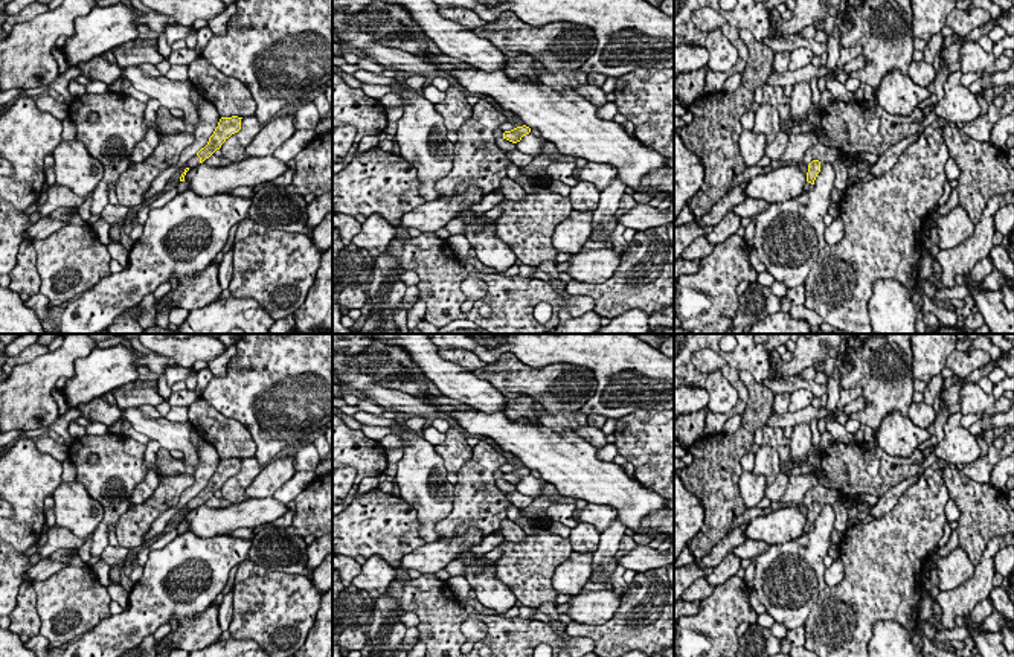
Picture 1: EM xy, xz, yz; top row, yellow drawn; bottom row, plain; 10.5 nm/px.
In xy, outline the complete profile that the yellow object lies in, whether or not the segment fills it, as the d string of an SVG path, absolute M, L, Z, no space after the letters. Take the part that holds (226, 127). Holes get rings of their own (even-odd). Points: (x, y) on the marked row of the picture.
M238 116L221 117L218 127L213 134L209 137L209 142L204 148L201 148L197 155L200 157L200 163L209 159L221 145L235 133L241 130L241 119Z

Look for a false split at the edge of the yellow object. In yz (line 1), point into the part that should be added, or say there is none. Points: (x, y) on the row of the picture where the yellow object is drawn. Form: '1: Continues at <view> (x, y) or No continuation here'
1: No continuation here

